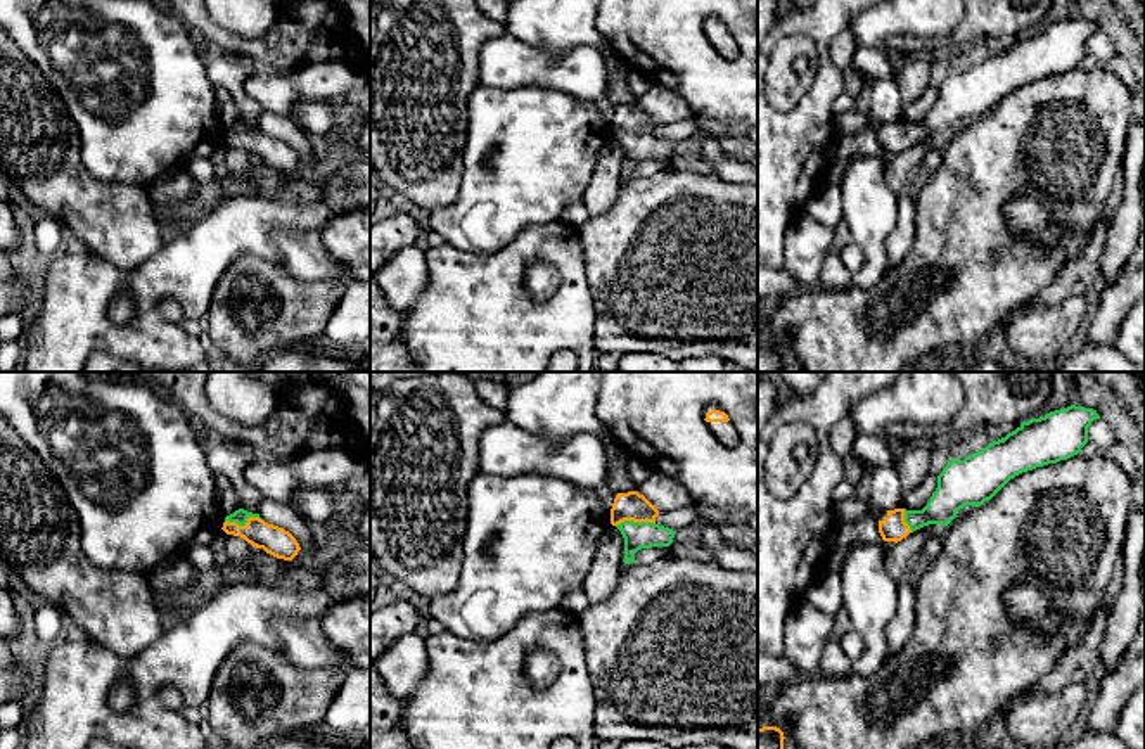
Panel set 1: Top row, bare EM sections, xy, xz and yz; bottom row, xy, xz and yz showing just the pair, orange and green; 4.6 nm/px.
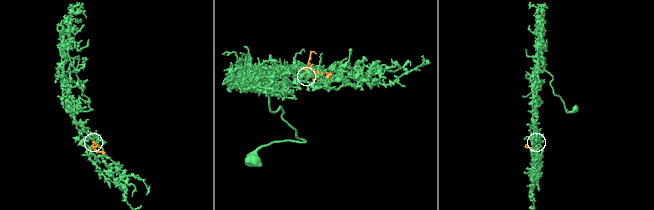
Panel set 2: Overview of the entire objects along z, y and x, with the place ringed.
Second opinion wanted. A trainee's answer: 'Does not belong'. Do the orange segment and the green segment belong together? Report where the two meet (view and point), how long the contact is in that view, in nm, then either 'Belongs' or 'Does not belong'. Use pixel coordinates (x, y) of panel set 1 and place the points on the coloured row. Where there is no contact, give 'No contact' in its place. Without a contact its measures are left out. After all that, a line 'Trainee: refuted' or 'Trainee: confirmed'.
Touches orange at xy (243, 526). Shared border 170 nm. Belongs
Trainee: refuted

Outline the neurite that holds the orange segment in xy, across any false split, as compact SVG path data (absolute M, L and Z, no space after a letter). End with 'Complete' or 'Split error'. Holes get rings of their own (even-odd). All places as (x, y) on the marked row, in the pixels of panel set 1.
M244 509L235 510L225 517L223 528L227 535L240 536L256 548L266 554L292 560L301 550L296 538L284 528L265 522L259 514Z. Split error

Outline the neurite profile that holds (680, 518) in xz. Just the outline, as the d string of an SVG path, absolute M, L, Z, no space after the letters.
M694 503L681 509L675 509L671 512L659 512L659 515L656 517L656 524L664 526L673 531L687 528L695 521L697 521L697 515L695 515Z

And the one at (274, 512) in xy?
M263 498L258 514L265 522L289 531L304 552L313 554L318 548L308 521L291 503Z

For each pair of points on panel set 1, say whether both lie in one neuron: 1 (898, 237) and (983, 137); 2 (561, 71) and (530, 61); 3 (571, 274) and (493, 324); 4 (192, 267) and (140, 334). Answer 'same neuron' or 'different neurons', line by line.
1: different neurons
2: same neuron
3: same neuron
4: same neuron

